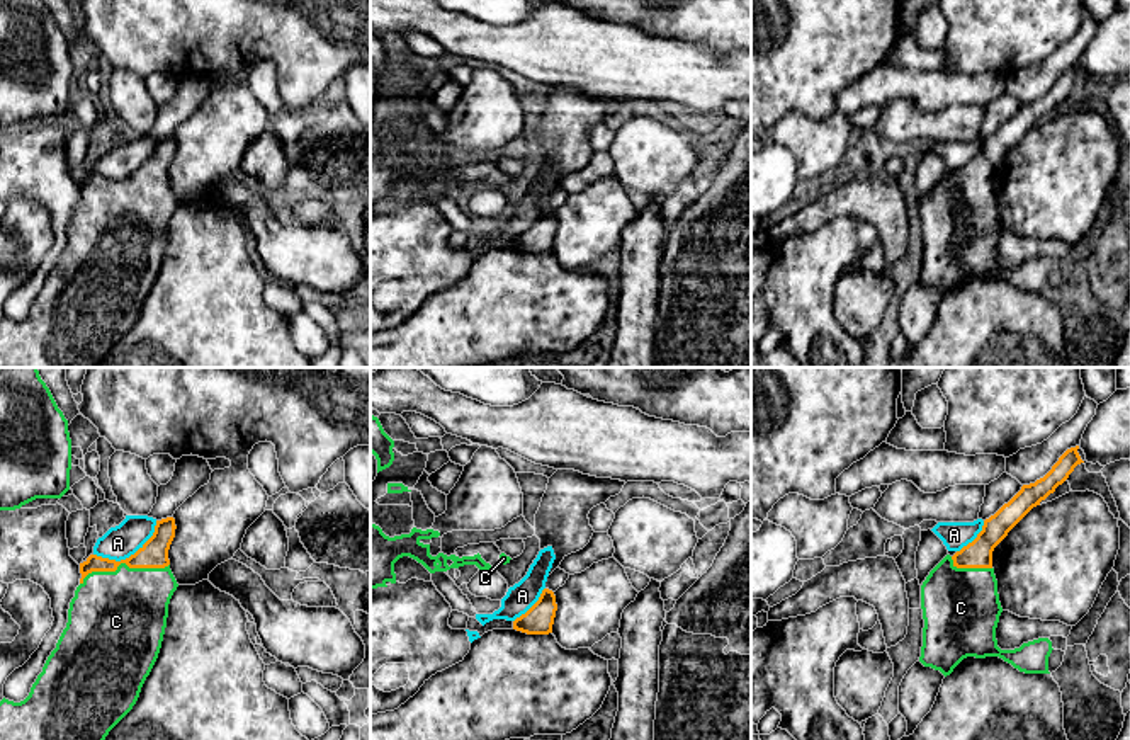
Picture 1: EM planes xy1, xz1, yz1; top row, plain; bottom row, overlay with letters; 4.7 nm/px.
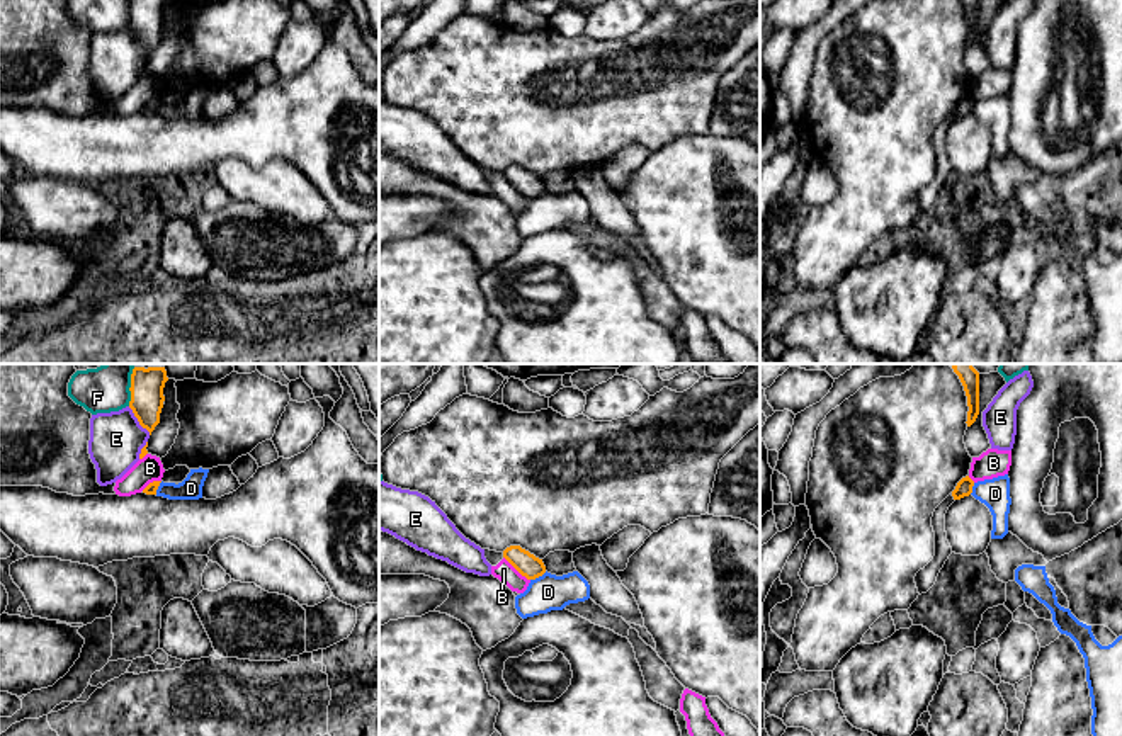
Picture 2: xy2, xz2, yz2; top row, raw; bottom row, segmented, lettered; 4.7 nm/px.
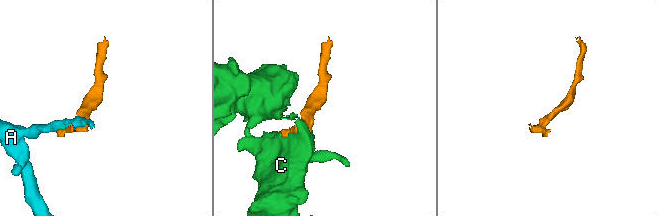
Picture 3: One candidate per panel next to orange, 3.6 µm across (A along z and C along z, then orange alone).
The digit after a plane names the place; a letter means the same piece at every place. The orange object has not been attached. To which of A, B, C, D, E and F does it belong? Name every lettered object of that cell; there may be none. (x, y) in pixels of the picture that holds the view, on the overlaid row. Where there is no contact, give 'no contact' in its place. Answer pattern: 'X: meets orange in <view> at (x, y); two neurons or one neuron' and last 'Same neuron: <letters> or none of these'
A: meets orange in xy1 at (131, 555); two neurons
B: meets orange in xz2 at (517, 570); two neurons
C: meets orange in xy1 at (123, 562); one neuron
D: meets orange in xz2 at (538, 577); two neurons
E: meets orange in xy2 at (138, 420); two neurons
F: meets orange in xy2 at (131, 386); two neurons
Same neuron: C

